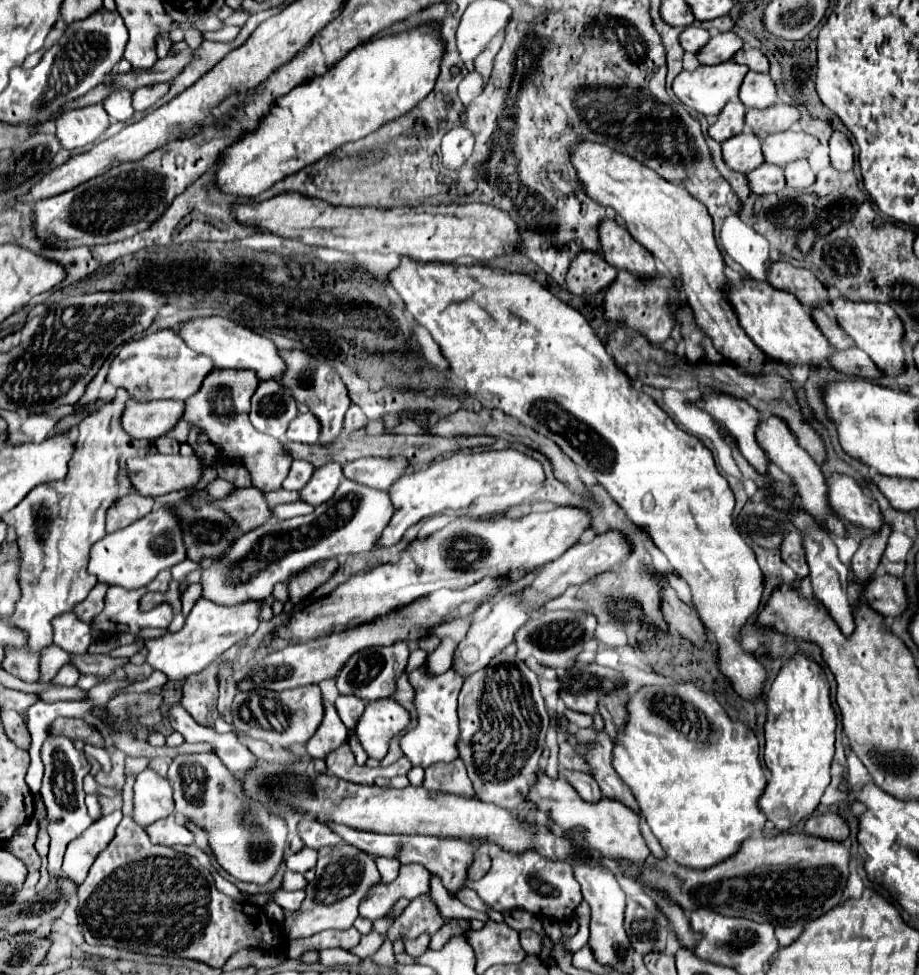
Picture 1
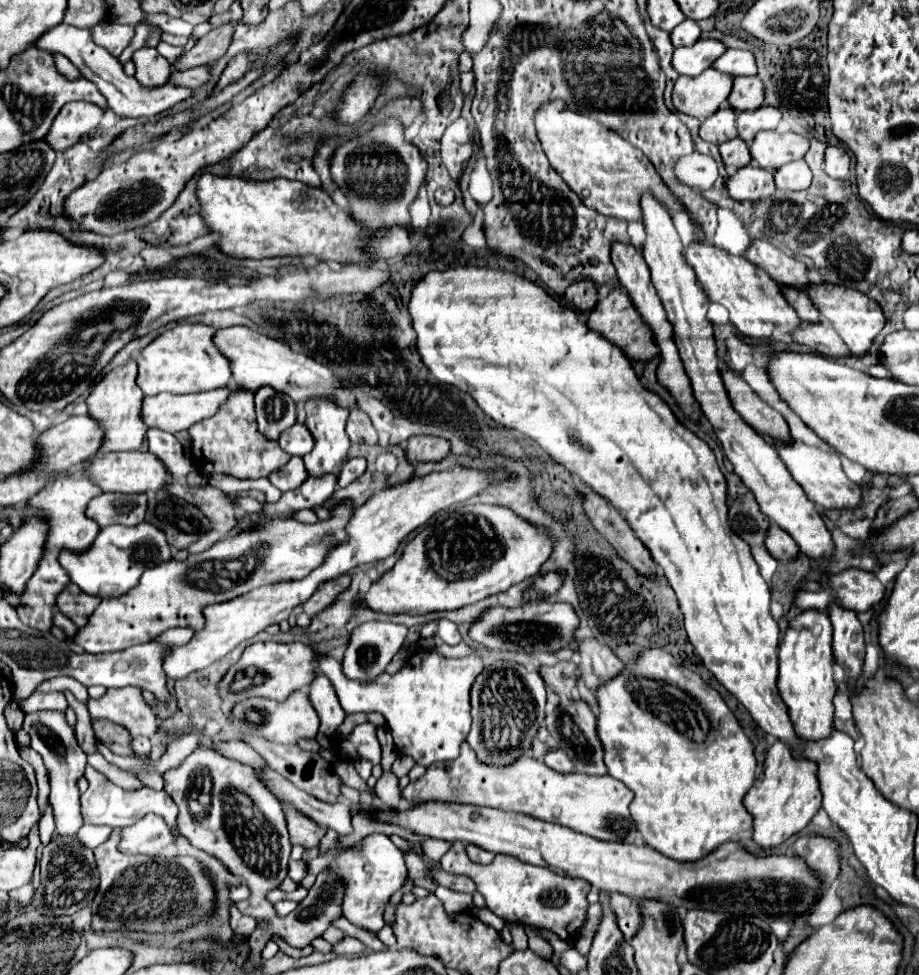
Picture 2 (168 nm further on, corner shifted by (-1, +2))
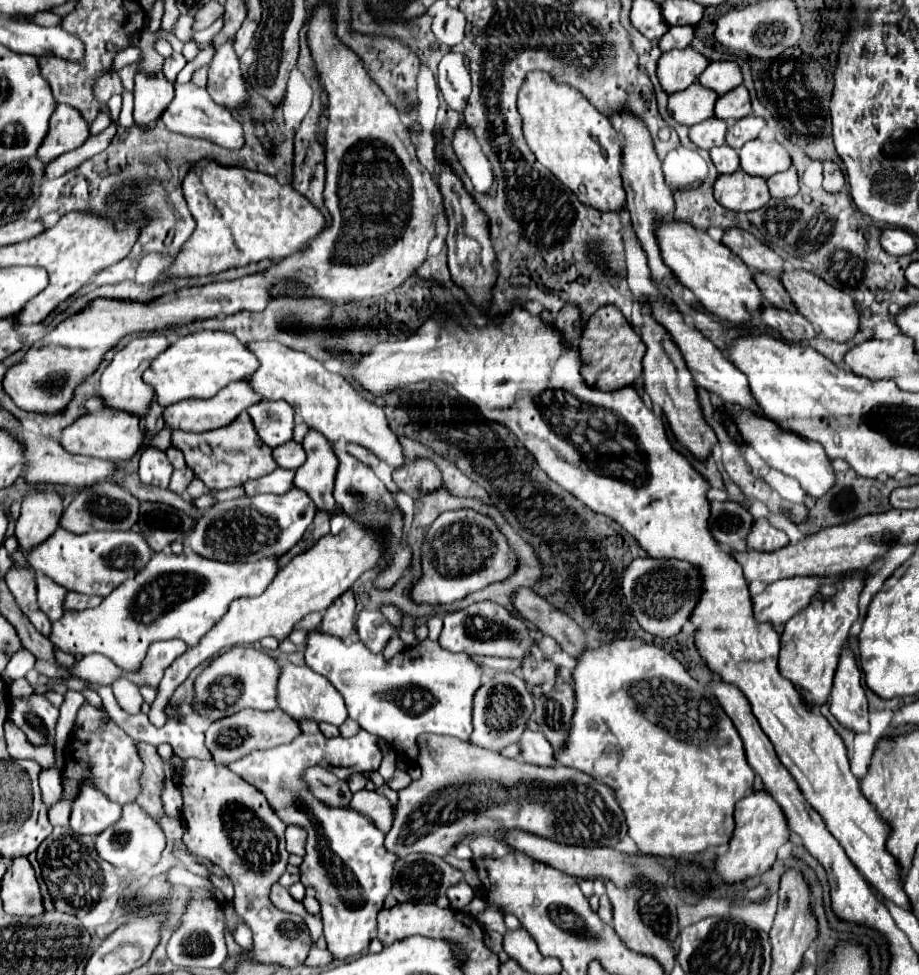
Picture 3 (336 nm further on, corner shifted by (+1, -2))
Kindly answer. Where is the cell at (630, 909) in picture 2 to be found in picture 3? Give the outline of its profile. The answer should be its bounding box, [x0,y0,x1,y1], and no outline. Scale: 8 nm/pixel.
[598,896,612,926]

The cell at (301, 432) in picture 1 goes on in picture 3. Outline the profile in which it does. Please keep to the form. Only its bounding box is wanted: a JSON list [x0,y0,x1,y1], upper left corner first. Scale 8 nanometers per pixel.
[272,440,306,470]

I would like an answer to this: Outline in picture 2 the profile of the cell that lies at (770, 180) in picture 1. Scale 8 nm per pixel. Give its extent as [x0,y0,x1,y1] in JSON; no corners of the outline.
[726,166,776,202]

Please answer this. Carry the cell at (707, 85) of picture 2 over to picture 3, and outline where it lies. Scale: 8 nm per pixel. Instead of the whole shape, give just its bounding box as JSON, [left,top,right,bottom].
[668,82,718,126]

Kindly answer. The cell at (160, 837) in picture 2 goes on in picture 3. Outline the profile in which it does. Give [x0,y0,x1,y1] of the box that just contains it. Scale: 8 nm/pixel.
[96,802,166,870]

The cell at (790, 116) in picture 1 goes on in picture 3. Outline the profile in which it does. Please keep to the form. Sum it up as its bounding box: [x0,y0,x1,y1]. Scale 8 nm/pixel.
[726,114,766,150]

